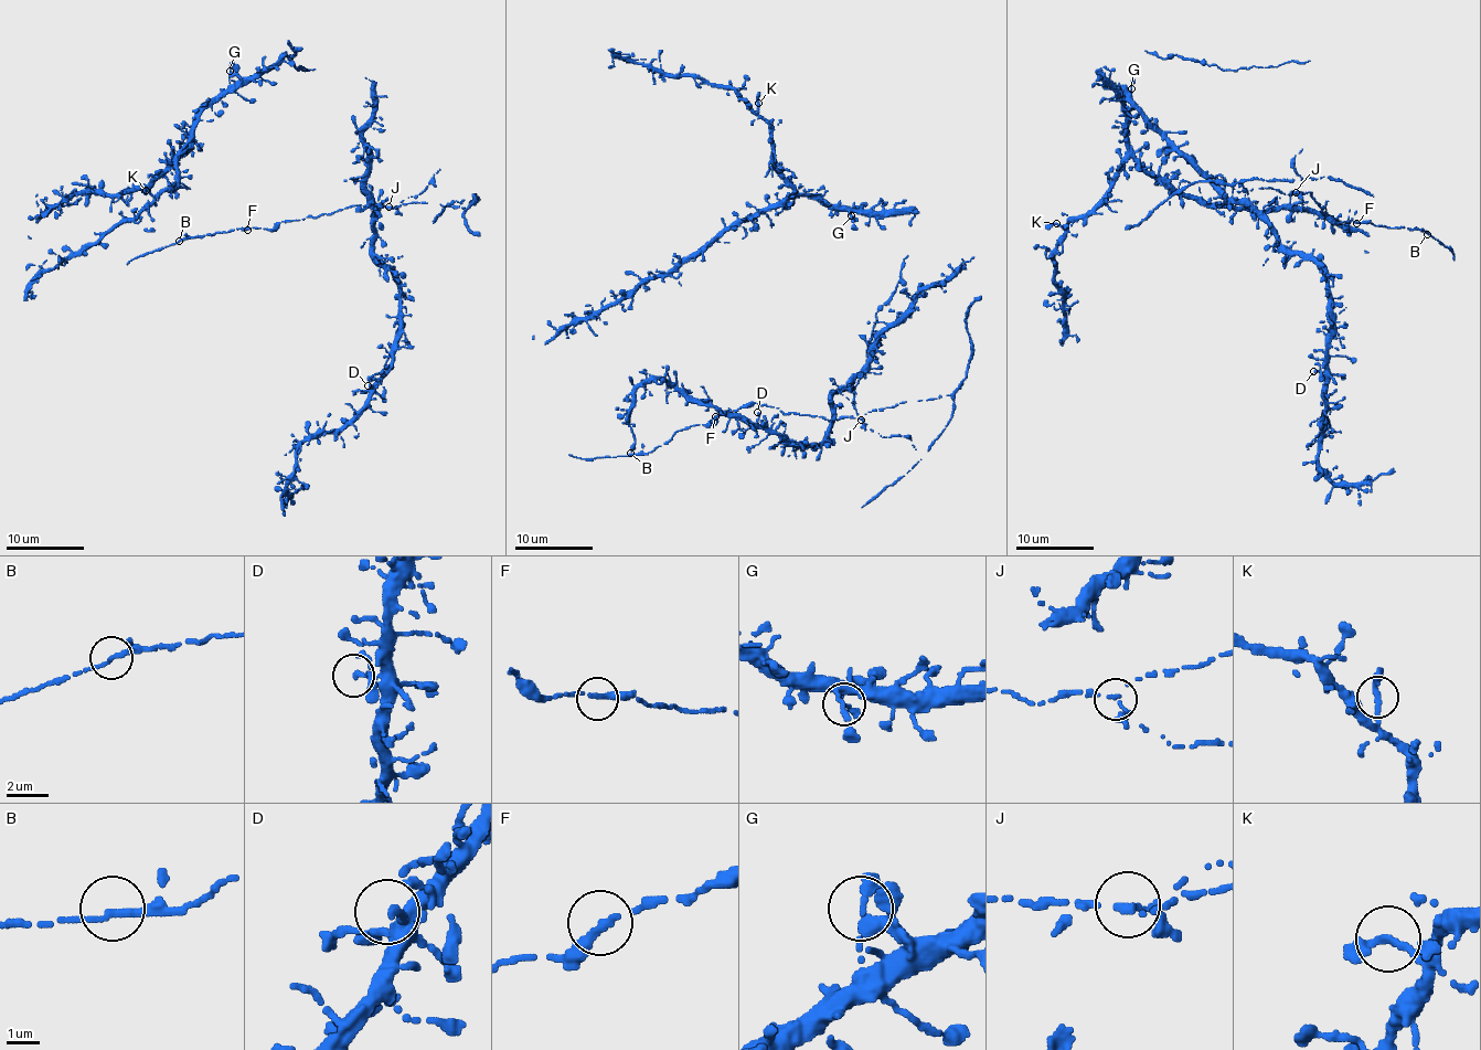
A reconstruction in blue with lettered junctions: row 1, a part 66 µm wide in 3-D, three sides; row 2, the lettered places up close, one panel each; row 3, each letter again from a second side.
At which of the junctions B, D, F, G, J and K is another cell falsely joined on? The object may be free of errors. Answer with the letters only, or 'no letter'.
J

